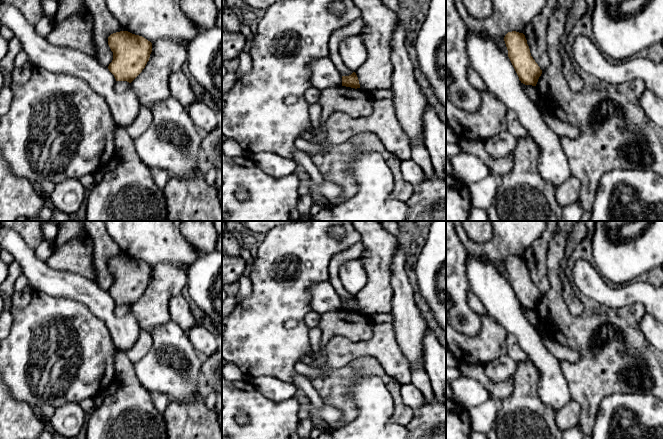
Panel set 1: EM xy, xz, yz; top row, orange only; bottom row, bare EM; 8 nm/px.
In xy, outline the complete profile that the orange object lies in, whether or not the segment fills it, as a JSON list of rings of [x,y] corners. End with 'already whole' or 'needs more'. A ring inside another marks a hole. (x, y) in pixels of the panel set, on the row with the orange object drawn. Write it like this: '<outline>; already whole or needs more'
[[[120,31],[108,37],[113,60],[108,69],[116,81],[131,83],[145,68],[152,52],[152,43],[142,36]]]; already whole

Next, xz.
[[[355,72],[349,76],[342,76],[342,86],[360,88],[359,80]]]; already whole

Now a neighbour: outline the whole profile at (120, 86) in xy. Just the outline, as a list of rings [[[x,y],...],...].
[[[116,81],[114,84],[114,90],[117,93],[126,92],[130,87],[129,82],[127,81]]]

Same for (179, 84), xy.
[[[179,70],[169,77],[171,96],[177,99],[185,108],[189,108],[197,99],[193,92],[188,76]]]

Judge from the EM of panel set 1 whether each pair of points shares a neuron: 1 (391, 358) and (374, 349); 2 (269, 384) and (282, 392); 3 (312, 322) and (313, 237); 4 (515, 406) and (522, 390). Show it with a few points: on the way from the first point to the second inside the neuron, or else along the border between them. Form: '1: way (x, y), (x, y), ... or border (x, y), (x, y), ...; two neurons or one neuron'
1: way (387, 354), (382, 349), (378, 349); one neuron
2: way (272, 387), (279, 390); one neuron
3: border (312, 311), (305, 317), (305, 323), (309, 327); two neurons
4: way (519, 402), (522, 399), (522, 394); one neuron

